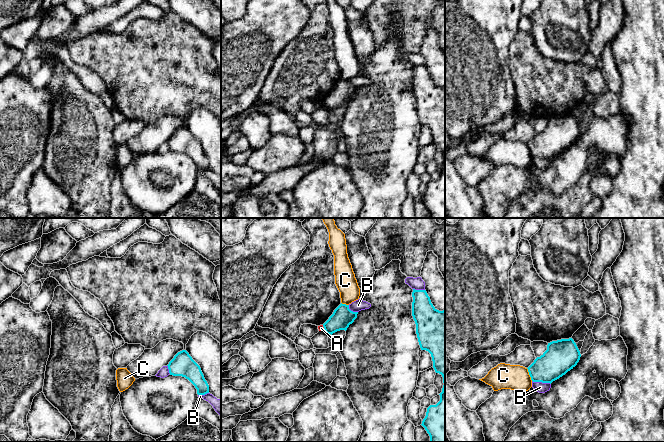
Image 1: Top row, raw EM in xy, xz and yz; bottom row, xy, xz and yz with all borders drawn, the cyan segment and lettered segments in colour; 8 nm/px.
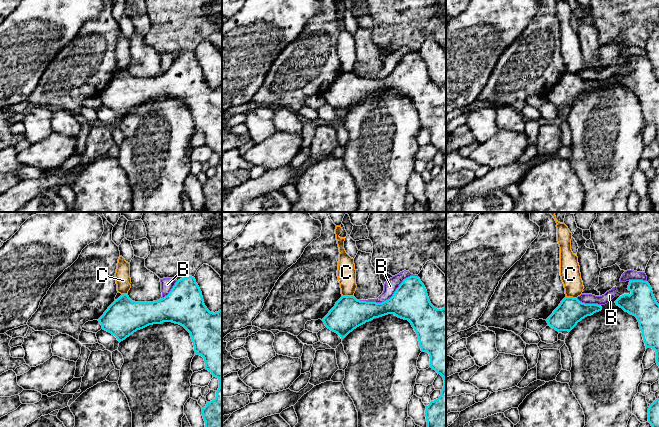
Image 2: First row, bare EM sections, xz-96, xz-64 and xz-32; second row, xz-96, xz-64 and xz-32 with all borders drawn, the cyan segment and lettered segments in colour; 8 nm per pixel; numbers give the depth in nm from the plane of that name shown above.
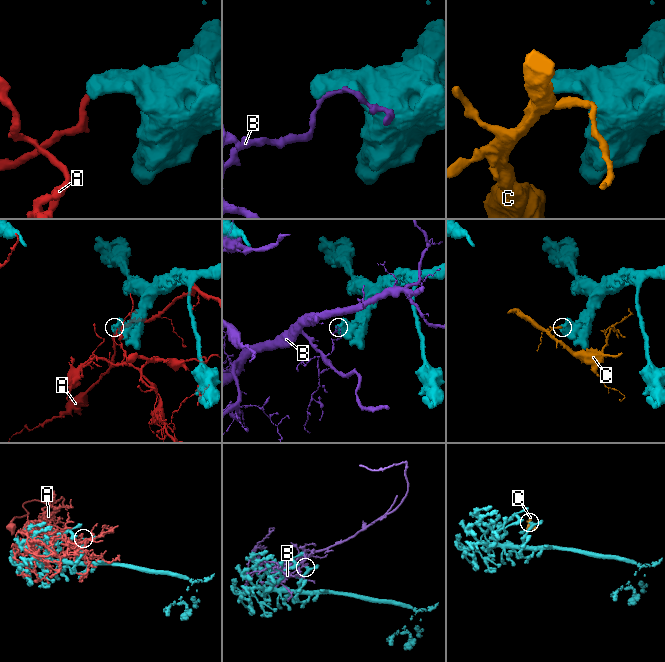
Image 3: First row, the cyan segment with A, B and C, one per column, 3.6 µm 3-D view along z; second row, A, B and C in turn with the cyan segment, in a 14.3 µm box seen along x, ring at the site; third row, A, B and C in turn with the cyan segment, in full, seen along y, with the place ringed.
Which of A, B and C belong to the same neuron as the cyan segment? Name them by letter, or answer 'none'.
none

